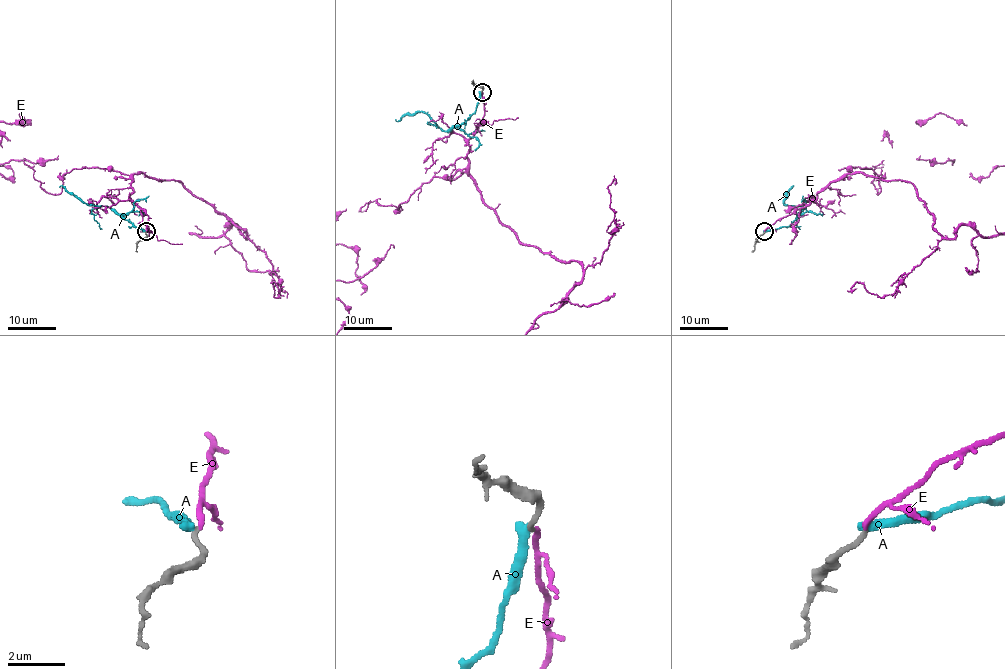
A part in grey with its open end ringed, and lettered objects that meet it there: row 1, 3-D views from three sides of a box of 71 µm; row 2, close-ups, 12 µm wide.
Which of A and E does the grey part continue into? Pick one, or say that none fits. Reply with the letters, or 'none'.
E

